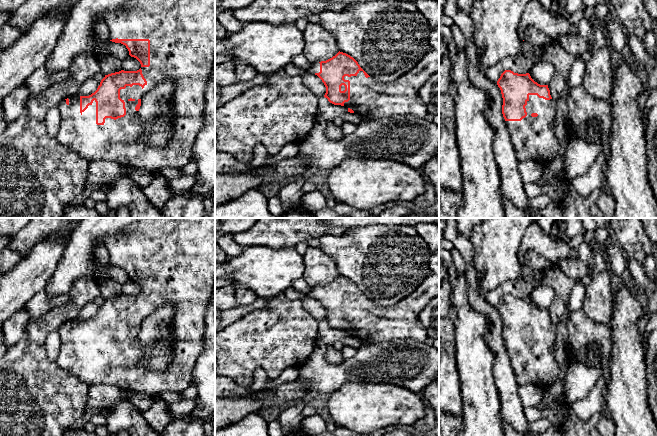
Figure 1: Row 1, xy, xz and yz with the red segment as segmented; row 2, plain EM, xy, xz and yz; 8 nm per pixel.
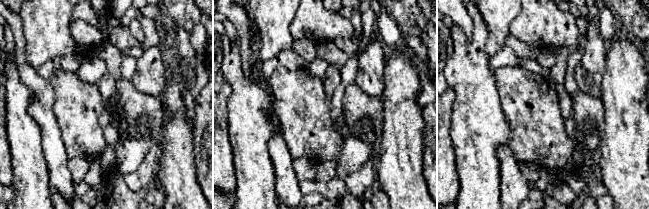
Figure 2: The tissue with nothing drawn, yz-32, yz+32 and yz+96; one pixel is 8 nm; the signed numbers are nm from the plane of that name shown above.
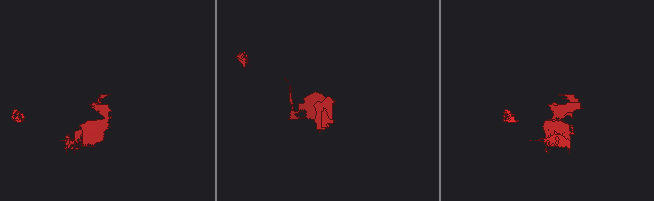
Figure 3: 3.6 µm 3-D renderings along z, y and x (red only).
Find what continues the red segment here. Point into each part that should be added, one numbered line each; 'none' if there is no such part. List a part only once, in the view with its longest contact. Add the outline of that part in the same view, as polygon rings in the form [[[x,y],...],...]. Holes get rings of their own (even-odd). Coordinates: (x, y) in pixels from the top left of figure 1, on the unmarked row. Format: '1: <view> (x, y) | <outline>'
1: xy (181, 251) | [[[146,218],[128,226],[122,237],[107,237],[103,244],[108,250],[110,264],[116,262],[150,264],[150,290],[141,291],[147,308],[143,312],[139,309],[133,309],[121,313],[120,322],[125,326],[126,339],[116,344],[106,342],[103,349],[96,348],[95,324],[82,337],[80,336],[80,320],[78,318],[68,322],[68,329],[66,324],[63,324],[58,330],[61,345],[56,363],[89,386],[98,384],[114,385],[127,392],[141,393],[151,398],[165,391],[180,393],[192,384],[193,366],[205,347],[205,313],[209,299],[212,296],[215,280],[215,218]],[[165,303],[171,303],[175,307],[172,318],[174,359],[165,370],[153,371],[138,364],[141,358],[141,347],[135,331],[138,324],[146,316],[151,315]]]

